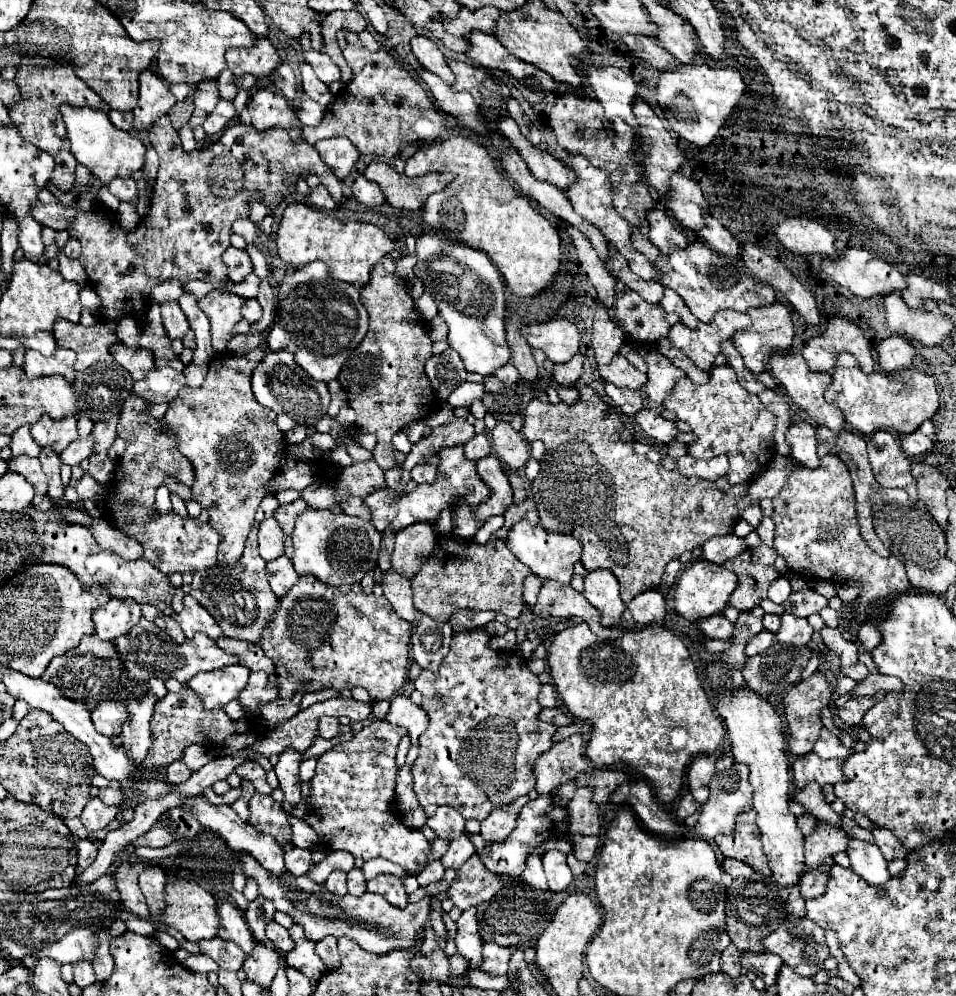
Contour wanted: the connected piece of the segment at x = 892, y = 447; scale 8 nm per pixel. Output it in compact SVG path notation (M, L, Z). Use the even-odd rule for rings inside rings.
M879 430L867 442L869 462L875 478L885 488L901 488L909 494L911 502L917 502L917 486L911 476L911 460L905 456L891 432Z

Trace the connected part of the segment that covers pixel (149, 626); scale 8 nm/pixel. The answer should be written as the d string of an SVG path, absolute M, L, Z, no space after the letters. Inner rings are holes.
M141 618L139 624L129 632L129 656L125 658L125 668L129 672L129 678L135 680L147 680L149 674L155 672L163 680L177 678L185 684L197 672L211 672L235 662L239 662L239 658L235 654L225 654L225 650L221 650L207 634L195 634L193 640L175 644L163 630L157 630L157 626L147 618Z

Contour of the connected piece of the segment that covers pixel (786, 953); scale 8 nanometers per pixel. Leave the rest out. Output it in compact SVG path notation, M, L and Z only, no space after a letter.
M789 914L775 932L771 932L769 936L763 938L763 944L767 948L767 952L773 952L777 956L783 958L783 962L787 966L791 966L797 974L801 976L815 976L821 968L823 962L829 956L829 946L825 944L825 934L823 928L817 926L813 920L809 918L797 918L795 914Z

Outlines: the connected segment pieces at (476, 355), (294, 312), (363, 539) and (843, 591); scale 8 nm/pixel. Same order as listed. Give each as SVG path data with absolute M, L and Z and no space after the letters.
M437 234L417 238L415 276L421 278L437 302L439 316L449 326L449 346L461 356L467 372L493 374L511 360L505 340L503 278L485 252L445 240Z
M311 262L293 274L287 274L279 288L275 308L275 324L267 336L271 350L289 350L295 362L313 378L321 382L337 380L349 350L357 348L365 338L369 320L359 300L359 288L329 276L323 262Z
M307 508L295 522L293 530L293 566L299 576L315 576L329 586L355 584L365 572L375 570L381 534L371 522L347 514L333 514L331 510Z
M845 582L845 586L837 586L837 596L845 602L851 604L859 594L859 586L853 586L853 582Z

